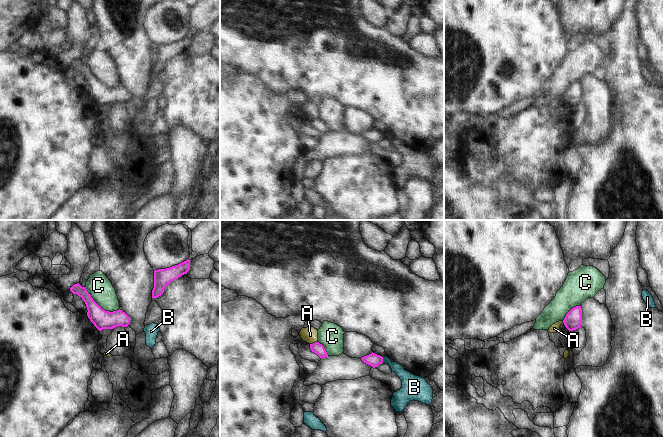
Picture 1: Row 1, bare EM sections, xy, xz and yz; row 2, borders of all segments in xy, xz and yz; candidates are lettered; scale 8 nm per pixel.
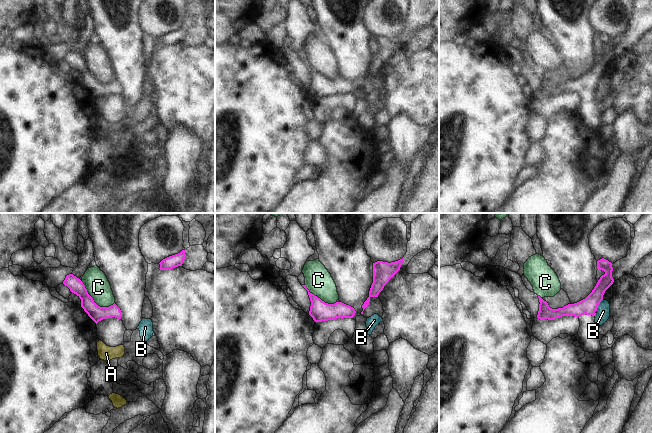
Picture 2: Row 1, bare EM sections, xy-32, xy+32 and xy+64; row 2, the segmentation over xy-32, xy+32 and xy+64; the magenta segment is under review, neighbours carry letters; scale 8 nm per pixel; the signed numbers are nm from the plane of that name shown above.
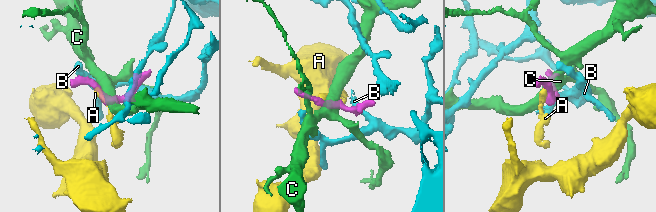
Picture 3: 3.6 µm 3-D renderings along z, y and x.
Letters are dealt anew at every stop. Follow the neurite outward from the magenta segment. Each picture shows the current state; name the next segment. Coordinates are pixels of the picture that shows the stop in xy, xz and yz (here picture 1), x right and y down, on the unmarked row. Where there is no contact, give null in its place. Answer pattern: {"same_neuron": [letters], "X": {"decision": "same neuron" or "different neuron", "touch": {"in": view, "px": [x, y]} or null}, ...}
{"same_neuron": [], "A": {"decision": "different neuron", "touch": {"in": "xz", "px": [313, 119]}}, "B": {"decision": "different neuron", "touch": {"in": "xz", "px": [382, 136]}}, "C": {"decision": "different neuron", "touch": {"in": "xy", "px": [99, 82]}}}

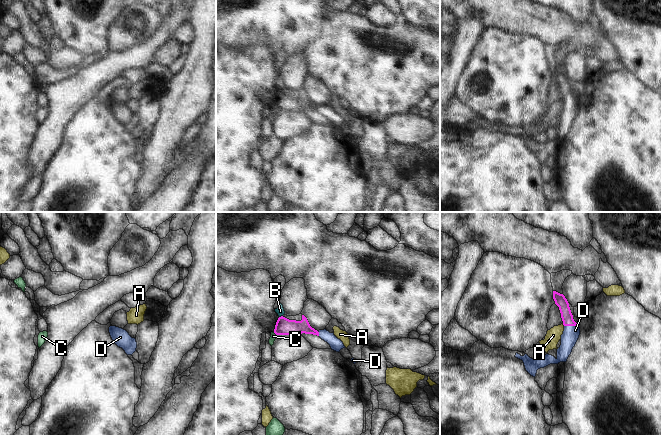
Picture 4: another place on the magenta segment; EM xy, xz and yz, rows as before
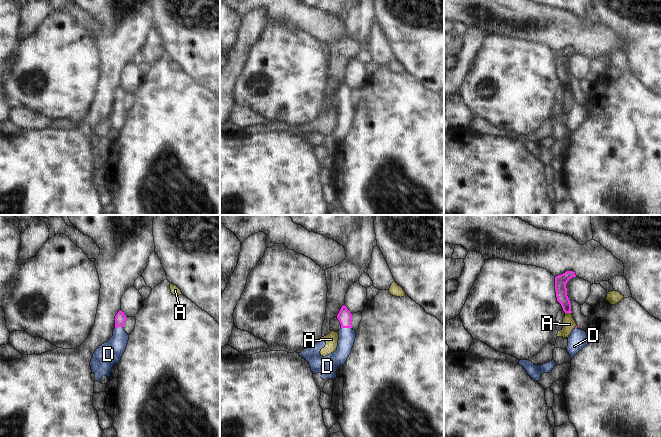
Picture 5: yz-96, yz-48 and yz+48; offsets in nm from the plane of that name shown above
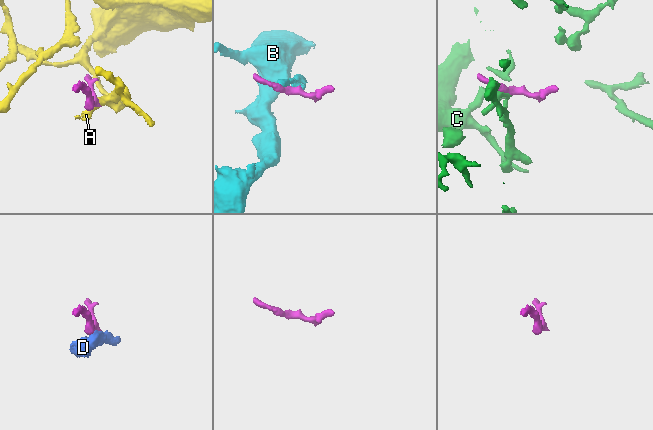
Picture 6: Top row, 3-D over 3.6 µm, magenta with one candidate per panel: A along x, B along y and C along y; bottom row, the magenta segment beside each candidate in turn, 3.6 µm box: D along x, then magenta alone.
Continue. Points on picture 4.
{"same_neuron": ["D"], "A": {"decision": "different neuron", "touch": {"in": "yz", "px": [563, 100]}}, "B": {"decision": "different neuron", "touch": {"in": "xz", "px": [281, 92]}}, "C": {"decision": "different neuron", "touch": {"in": "xz", "px": [275, 109]}}, "D": {"decision": "same neuron", "touch": {"in": "yz", "px": [570, 101]}}}

